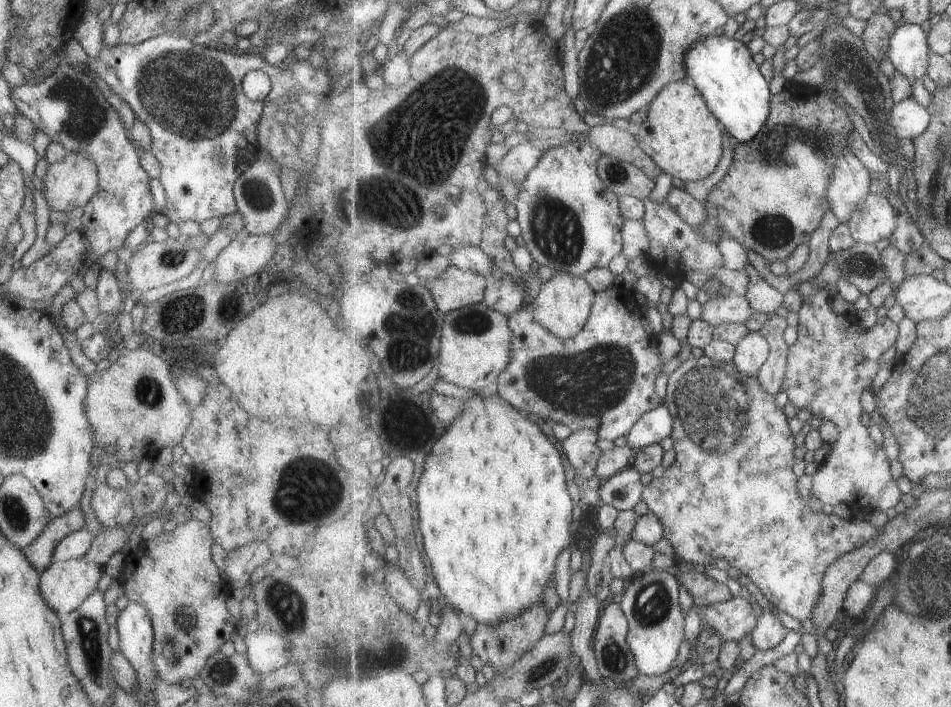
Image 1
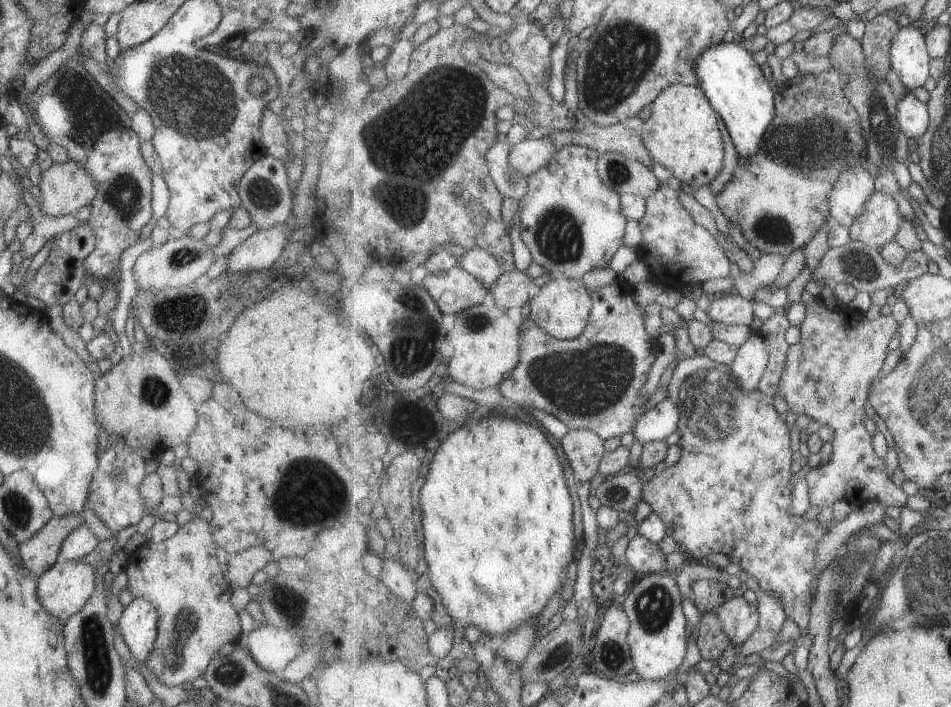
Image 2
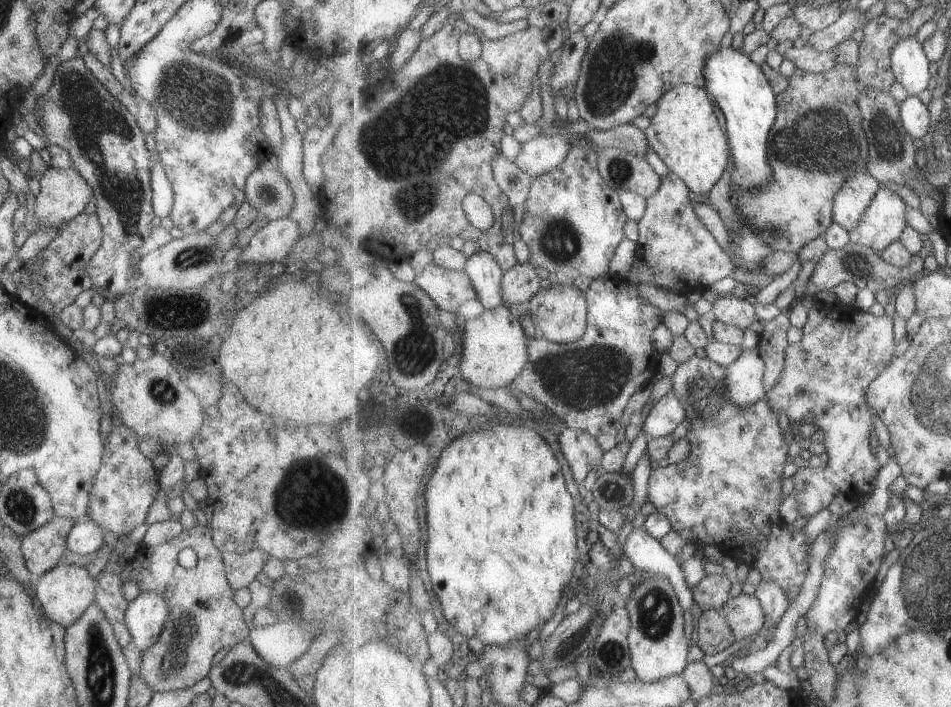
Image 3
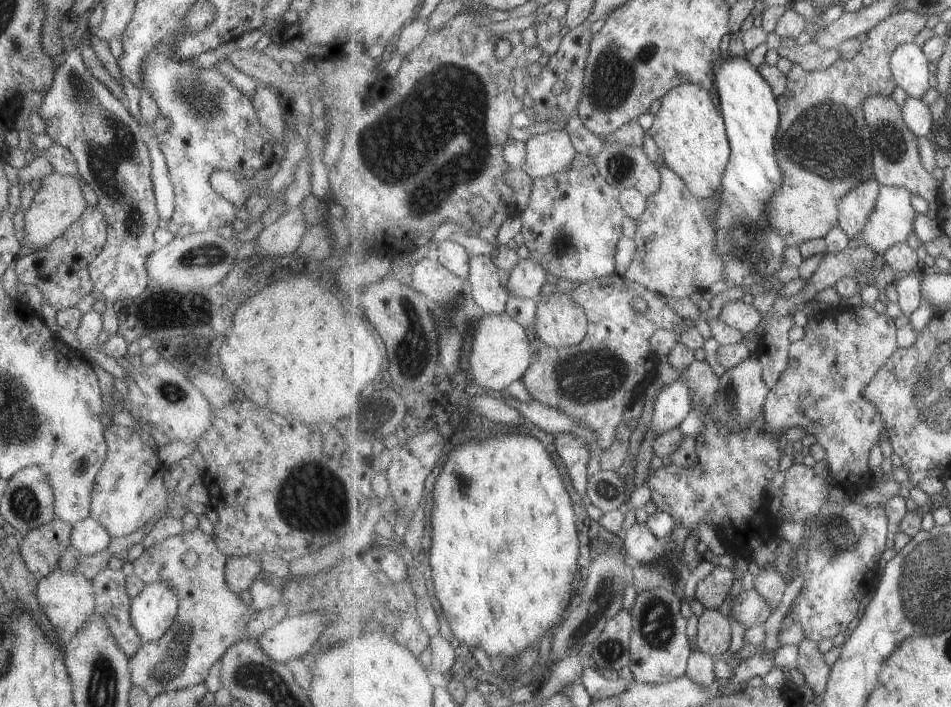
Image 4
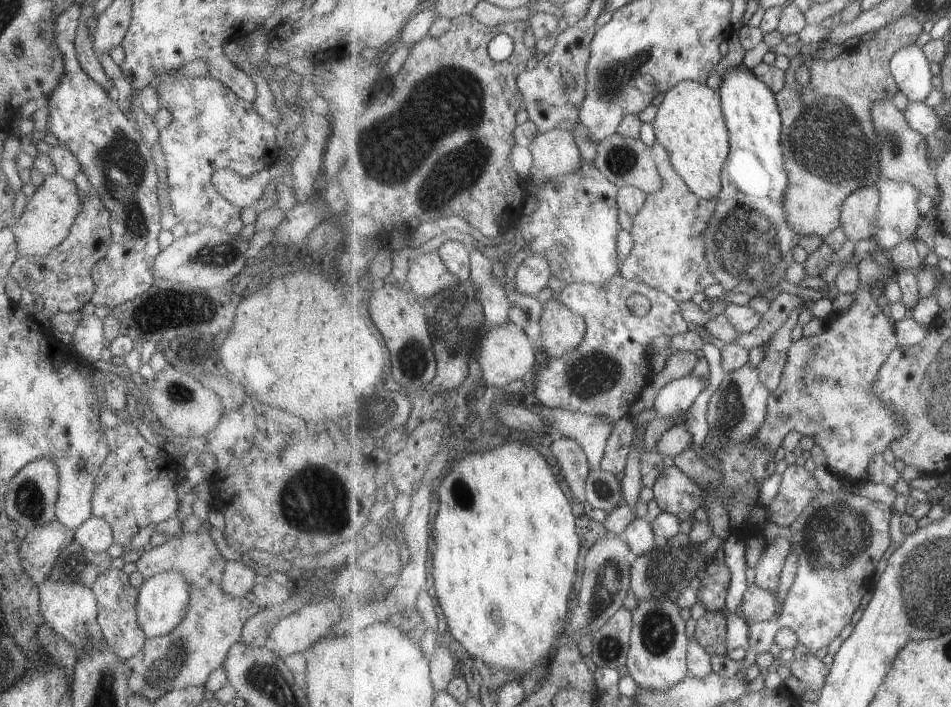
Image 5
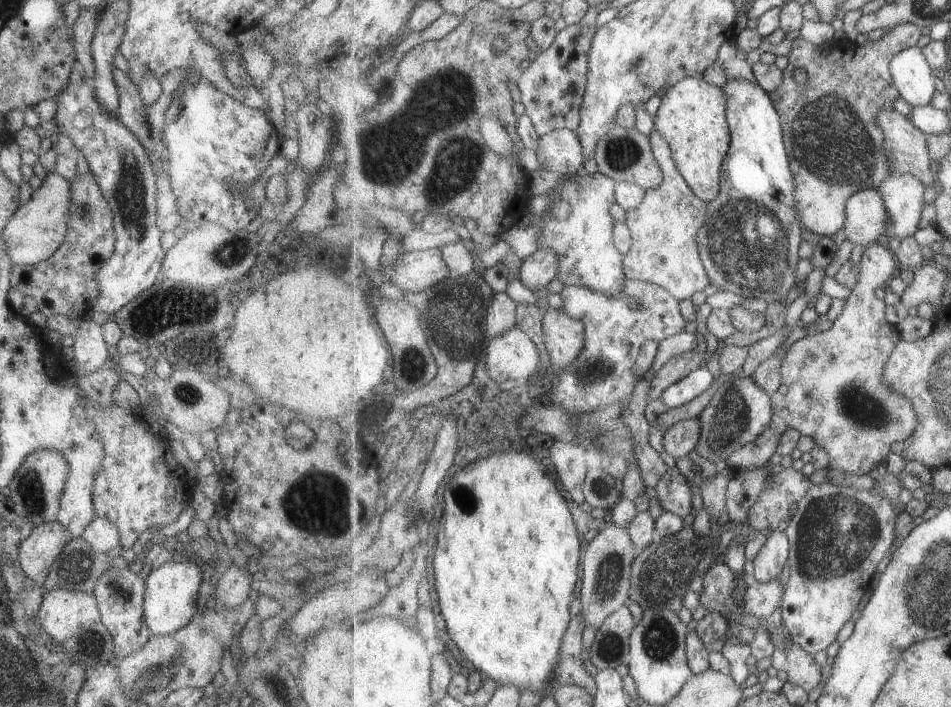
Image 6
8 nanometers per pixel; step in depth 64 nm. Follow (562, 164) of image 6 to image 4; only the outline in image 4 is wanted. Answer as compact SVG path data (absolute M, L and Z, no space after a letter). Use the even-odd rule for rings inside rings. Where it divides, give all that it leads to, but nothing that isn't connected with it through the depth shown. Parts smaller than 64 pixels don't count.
M564 129L535 135L527 140L525 147L523 170L533 179L559 174L571 168L579 151Z

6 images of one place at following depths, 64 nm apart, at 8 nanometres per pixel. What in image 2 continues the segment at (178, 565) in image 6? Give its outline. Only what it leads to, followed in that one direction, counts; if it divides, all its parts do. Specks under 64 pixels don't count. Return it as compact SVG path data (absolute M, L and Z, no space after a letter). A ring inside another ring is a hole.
M134 598L124 607L118 626L131 656L144 665L156 640L157 608L152 606L147 599Z

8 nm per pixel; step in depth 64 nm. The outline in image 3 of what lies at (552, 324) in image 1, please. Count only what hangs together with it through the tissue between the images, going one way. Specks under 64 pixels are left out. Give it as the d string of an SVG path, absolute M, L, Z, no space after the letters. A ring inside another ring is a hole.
M571 284L553 285L540 292L529 302L532 323L540 336L551 343L570 344L584 338L588 330L588 307L584 292Z

